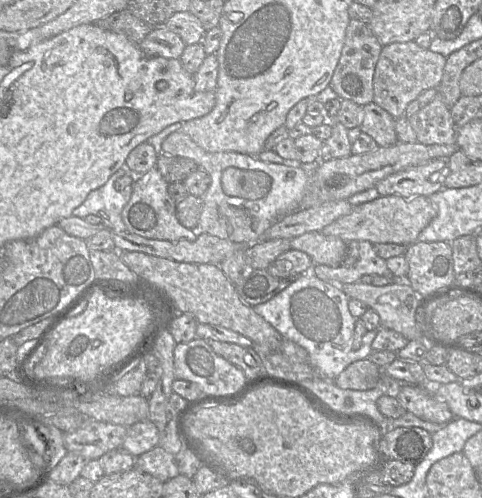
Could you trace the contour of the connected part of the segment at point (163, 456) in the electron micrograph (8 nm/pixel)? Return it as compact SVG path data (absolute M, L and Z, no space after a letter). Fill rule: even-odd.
M159 445L138 456L135 459L135 467L162 482L179 475L175 455L168 453Z

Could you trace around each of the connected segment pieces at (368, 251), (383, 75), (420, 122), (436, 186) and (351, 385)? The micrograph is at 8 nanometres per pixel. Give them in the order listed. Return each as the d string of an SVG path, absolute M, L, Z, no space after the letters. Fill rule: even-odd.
M354 240L347 243L347 255L338 267L327 265L312 265L315 275L322 281L328 282L341 290L341 285L360 281L361 277L376 274L386 278L394 275L375 250L375 245L365 240Z
M415 41L383 46L373 76L373 102L394 119L404 116L408 104L423 91L439 87L446 59L439 53L420 47Z
M438 92L430 103L409 118L409 122L416 133L417 142L423 145L456 143L456 127L451 109Z
M436 158L425 164L391 174L378 182L375 188L381 196L429 197L445 188L447 168L447 160Z
M370 359L358 360L347 366L333 383L341 389L371 390L377 386L381 370Z

